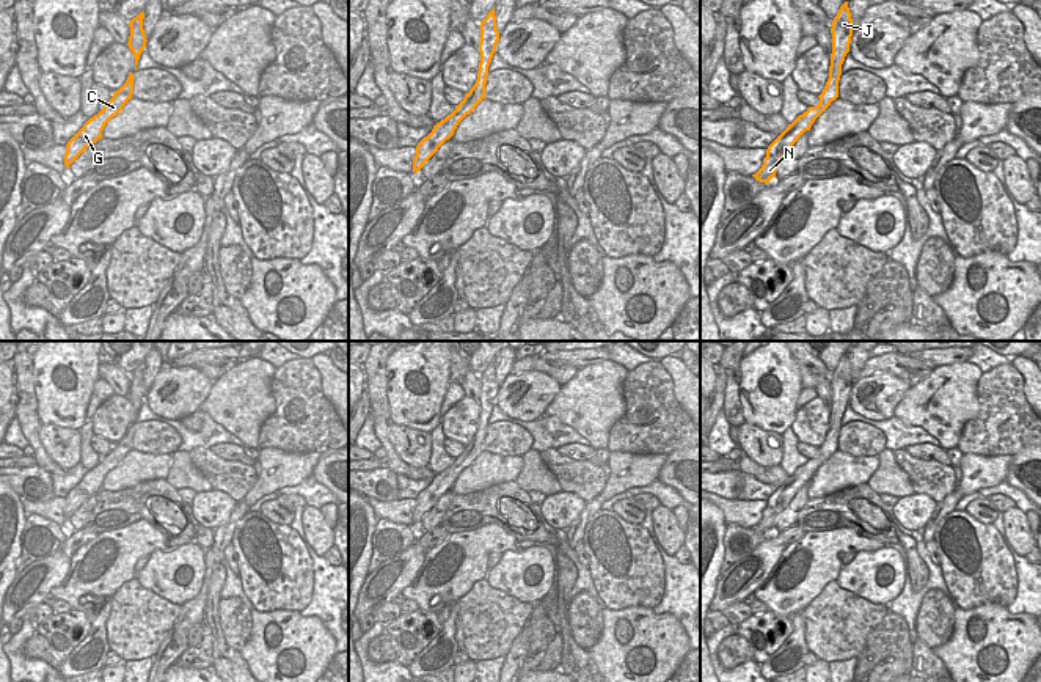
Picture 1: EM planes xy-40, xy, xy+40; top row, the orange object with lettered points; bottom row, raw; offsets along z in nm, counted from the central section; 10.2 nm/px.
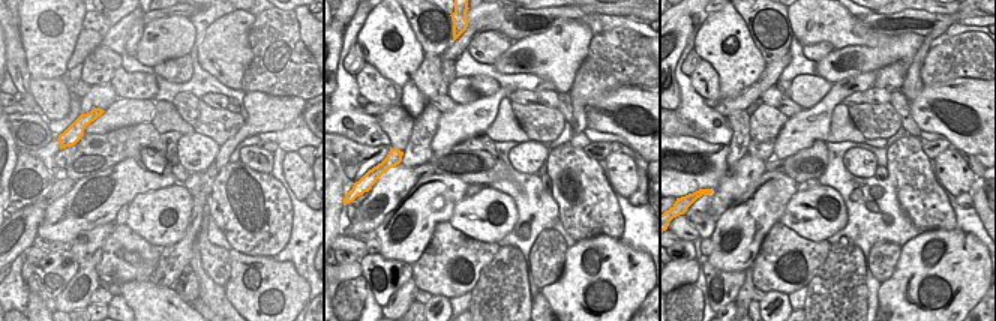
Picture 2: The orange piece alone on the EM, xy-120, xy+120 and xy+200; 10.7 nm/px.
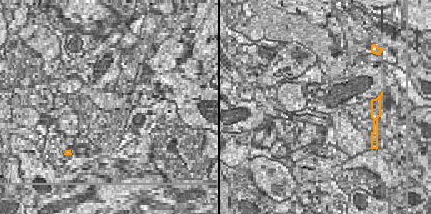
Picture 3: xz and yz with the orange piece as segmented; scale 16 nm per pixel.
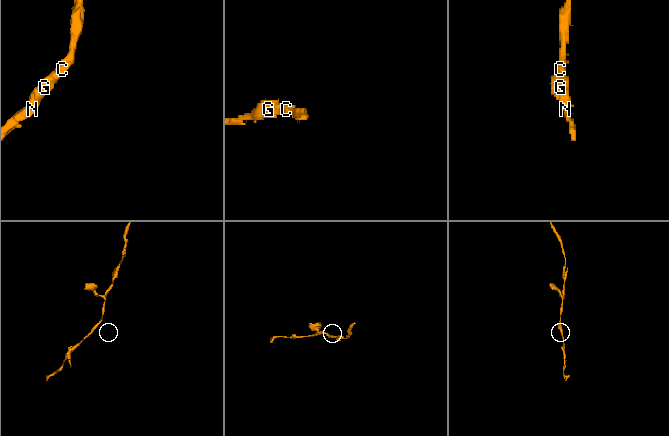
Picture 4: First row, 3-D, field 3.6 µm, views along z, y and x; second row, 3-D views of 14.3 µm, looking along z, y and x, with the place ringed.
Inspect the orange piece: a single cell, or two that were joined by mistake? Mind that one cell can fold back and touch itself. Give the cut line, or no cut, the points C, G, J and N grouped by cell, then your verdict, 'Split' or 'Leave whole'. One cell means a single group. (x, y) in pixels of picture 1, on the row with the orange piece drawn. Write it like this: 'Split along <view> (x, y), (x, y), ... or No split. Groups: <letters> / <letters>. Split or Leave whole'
No split. Groups: C G J N. Leave whole

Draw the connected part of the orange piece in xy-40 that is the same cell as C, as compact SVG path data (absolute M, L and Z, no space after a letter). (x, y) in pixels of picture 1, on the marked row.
M130 72L126 83L113 91L113 97L104 105L104 108L89 118L83 127L68 141L64 165L69 165L93 143L102 138L105 124L116 116L122 107L132 99L133 93L133 74Z

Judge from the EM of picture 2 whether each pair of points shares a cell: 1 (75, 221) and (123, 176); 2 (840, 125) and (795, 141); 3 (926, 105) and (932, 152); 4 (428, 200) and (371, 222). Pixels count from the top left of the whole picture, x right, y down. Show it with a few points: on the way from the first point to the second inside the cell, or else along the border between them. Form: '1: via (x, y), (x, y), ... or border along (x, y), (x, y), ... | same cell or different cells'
1: via (89, 213), (101, 207), (114, 189) | same cell
2: border along (840, 102), (833, 110), (830, 132), (825, 140) | different cells
3: border along (945, 138), (951, 146) | different cells
4: border along (407, 192), (372, 231) | different cells

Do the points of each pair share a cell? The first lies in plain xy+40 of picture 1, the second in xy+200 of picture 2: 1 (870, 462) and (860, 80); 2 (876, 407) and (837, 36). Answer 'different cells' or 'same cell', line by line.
1: same cell
2: different cells

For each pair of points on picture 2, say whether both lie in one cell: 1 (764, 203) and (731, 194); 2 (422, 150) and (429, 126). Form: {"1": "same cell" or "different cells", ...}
{"1": "different cells", "2": "same cell"}

